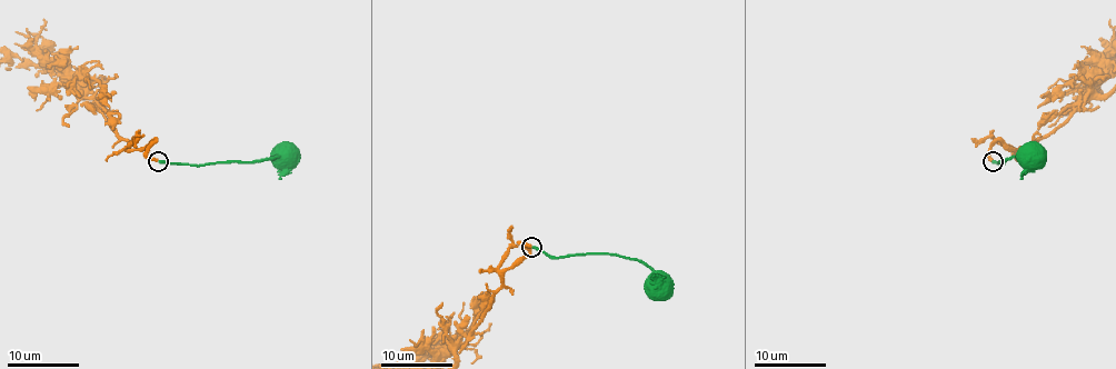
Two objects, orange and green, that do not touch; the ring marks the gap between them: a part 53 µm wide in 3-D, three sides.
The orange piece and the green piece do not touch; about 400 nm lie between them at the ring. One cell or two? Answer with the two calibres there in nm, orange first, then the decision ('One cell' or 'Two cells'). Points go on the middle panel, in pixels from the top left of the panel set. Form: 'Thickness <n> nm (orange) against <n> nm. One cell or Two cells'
Thickness 280 nm (orange) against 200 nm. Two cells

